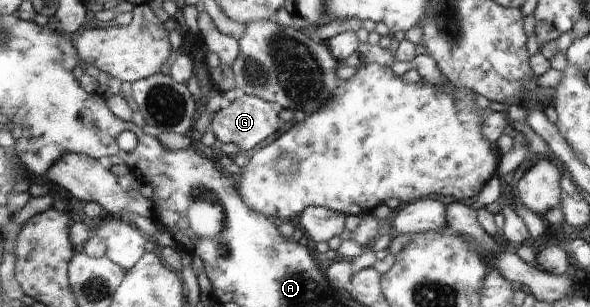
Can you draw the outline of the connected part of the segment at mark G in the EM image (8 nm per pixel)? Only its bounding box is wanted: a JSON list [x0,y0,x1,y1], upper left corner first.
[209,94,279,151]

